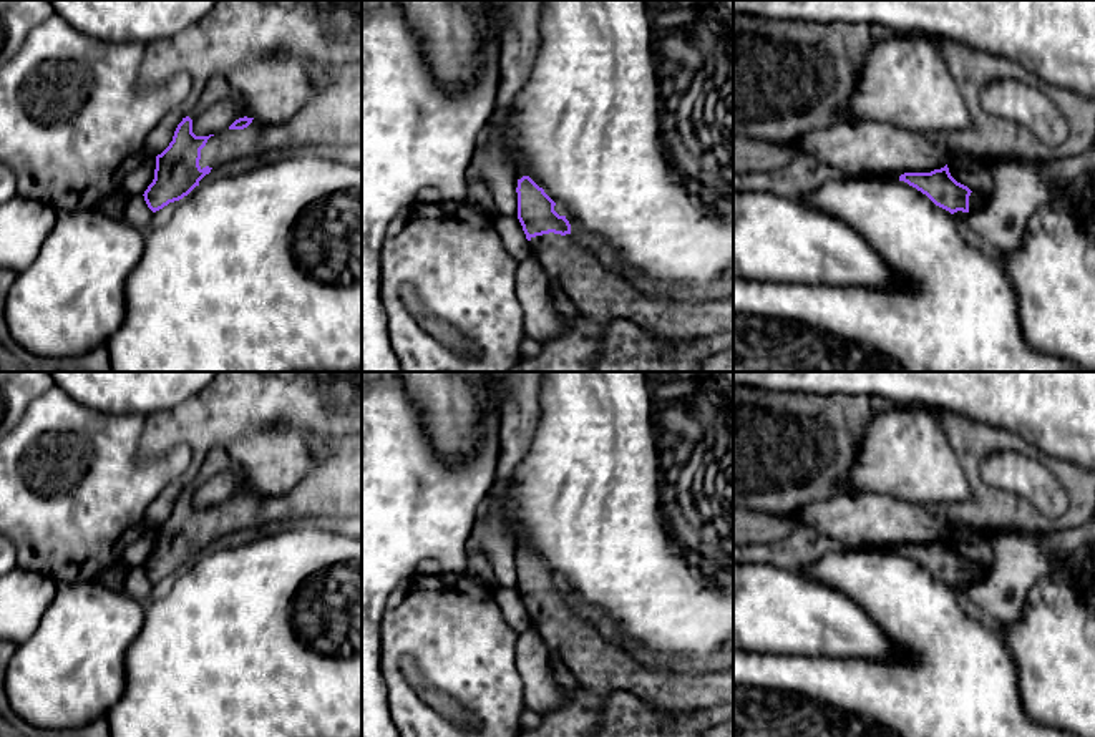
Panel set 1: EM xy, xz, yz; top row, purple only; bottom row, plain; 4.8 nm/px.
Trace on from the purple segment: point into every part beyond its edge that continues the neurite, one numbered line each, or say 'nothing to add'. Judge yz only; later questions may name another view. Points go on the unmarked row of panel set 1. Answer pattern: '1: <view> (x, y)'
1: yz (976, 573)

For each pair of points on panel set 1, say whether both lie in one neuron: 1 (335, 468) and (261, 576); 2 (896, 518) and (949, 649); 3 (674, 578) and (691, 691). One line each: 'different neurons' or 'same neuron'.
1: different neurons
2: different neurons
3: different neurons

